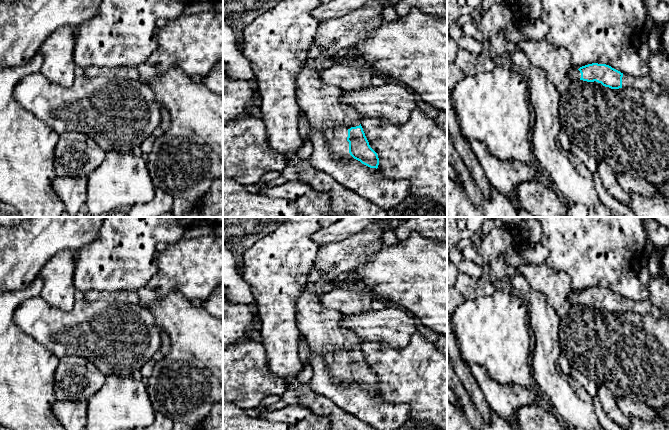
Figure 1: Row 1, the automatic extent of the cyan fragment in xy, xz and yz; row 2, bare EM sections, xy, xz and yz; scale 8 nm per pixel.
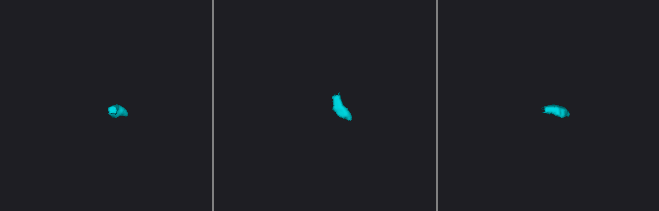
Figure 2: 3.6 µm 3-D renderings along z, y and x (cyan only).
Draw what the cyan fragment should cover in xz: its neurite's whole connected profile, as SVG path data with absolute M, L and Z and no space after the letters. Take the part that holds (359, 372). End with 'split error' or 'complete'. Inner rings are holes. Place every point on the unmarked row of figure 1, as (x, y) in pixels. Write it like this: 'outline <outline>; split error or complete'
outline M307 285L296 300L297 324L302 336L305 338L309 349L317 354L325 356L331 350L340 349L348 354L347 365L349 366L350 379L370 392L378 392L379 382L377 377L370 371L361 350L362 341L350 329L345 328L341 321L343 314L328 308L322 304L320 296L311 293Z; split error

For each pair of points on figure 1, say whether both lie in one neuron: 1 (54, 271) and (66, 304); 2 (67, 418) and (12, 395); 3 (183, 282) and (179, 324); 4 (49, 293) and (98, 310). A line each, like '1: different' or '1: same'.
1: same
2: different
3: different
4: different

